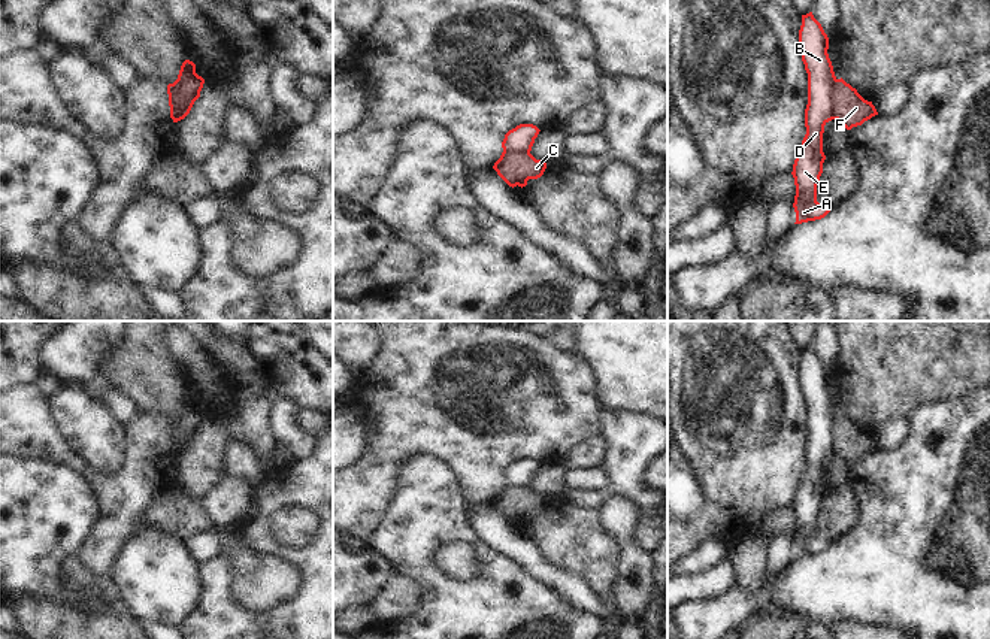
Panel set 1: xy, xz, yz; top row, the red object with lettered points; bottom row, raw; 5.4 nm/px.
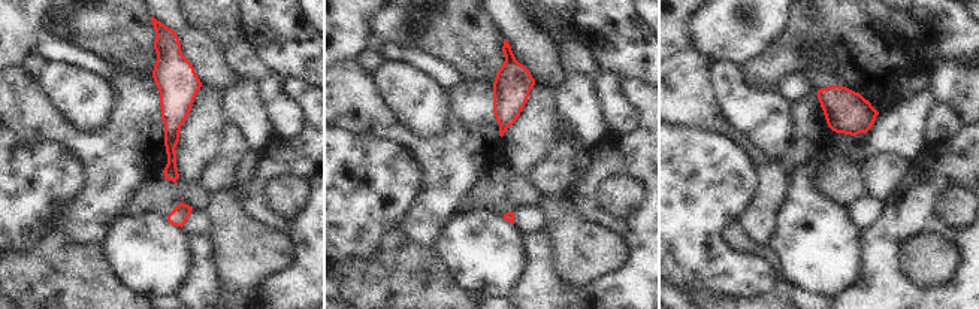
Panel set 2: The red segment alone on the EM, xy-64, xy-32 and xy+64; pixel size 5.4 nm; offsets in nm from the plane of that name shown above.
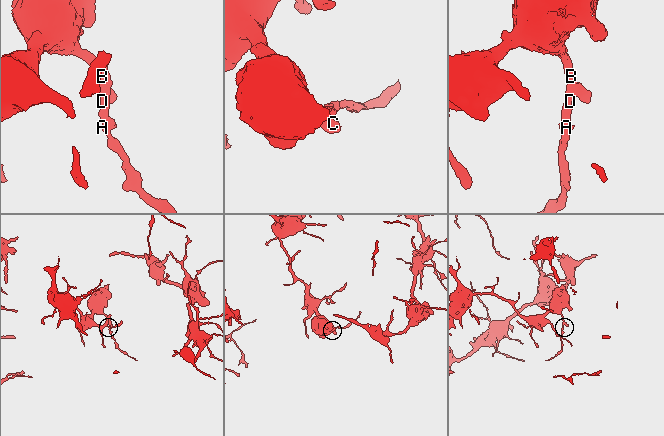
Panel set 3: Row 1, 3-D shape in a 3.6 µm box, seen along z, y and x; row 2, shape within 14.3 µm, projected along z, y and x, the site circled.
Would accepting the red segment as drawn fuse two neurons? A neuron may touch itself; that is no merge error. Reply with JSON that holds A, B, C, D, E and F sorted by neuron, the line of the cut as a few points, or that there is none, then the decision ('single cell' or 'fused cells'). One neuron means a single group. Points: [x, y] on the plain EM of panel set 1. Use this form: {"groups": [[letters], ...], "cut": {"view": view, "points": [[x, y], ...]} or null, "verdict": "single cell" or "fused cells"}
{"groups": [["A", "B", "D", "E"], ["C", "F"]], "cut": {"view": "yz", "points": [[838, 414], [833, 423], [833, 453]]}, "verdict": "fused cells"}

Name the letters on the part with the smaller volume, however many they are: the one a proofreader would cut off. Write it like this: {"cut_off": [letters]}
{"cut_off": ["C", "F"]}

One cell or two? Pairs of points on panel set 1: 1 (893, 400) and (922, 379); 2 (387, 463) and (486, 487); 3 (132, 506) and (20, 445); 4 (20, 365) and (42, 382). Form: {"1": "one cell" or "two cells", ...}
{"1": "one cell", "2": "one cell", "3": "one cell", "4": "two cells"}

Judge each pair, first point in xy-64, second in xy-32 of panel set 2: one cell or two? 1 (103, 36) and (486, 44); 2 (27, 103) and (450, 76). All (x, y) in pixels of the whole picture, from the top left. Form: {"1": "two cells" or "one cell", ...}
{"1": "one cell", "2": "two cells"}

